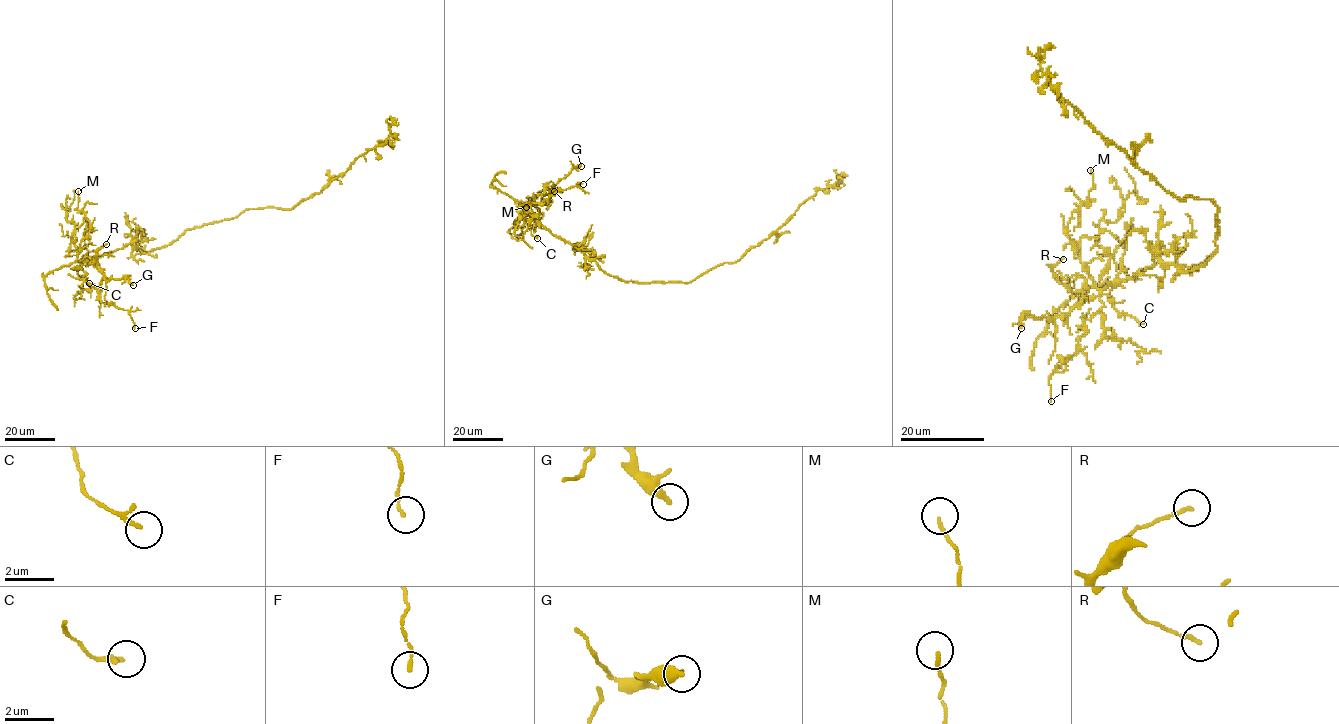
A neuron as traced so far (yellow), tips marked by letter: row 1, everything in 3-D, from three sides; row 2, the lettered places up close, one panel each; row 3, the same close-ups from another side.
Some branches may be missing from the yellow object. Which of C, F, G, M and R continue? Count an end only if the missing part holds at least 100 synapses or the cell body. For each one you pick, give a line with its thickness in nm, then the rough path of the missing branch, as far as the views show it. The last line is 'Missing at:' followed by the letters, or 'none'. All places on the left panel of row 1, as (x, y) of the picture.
Missing at: none

